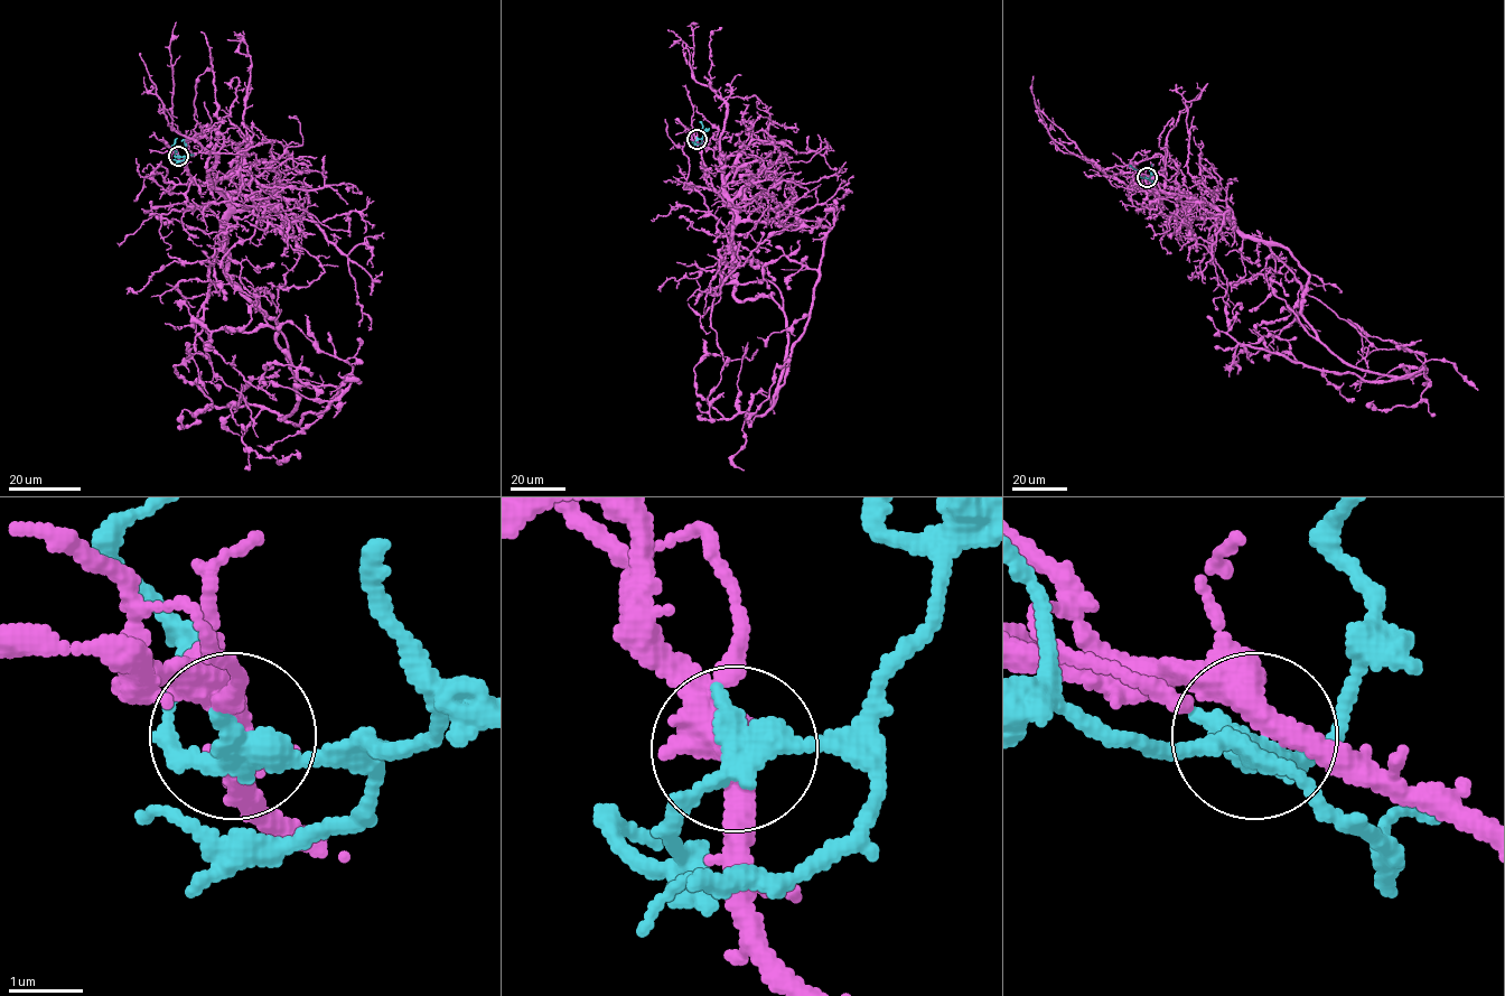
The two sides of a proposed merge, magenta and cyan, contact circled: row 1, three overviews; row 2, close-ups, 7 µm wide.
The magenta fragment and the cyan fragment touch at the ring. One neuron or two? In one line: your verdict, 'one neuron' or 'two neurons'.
one neuron

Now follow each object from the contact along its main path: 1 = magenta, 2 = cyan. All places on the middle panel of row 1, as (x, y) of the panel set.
1: (697, 139), (706, 183), (734, 210), (735, 296), (773, 294), (784, 313), (781, 387), (830, 230), (764, 242)
2: (697, 139), (704, 132), (699, 121)

